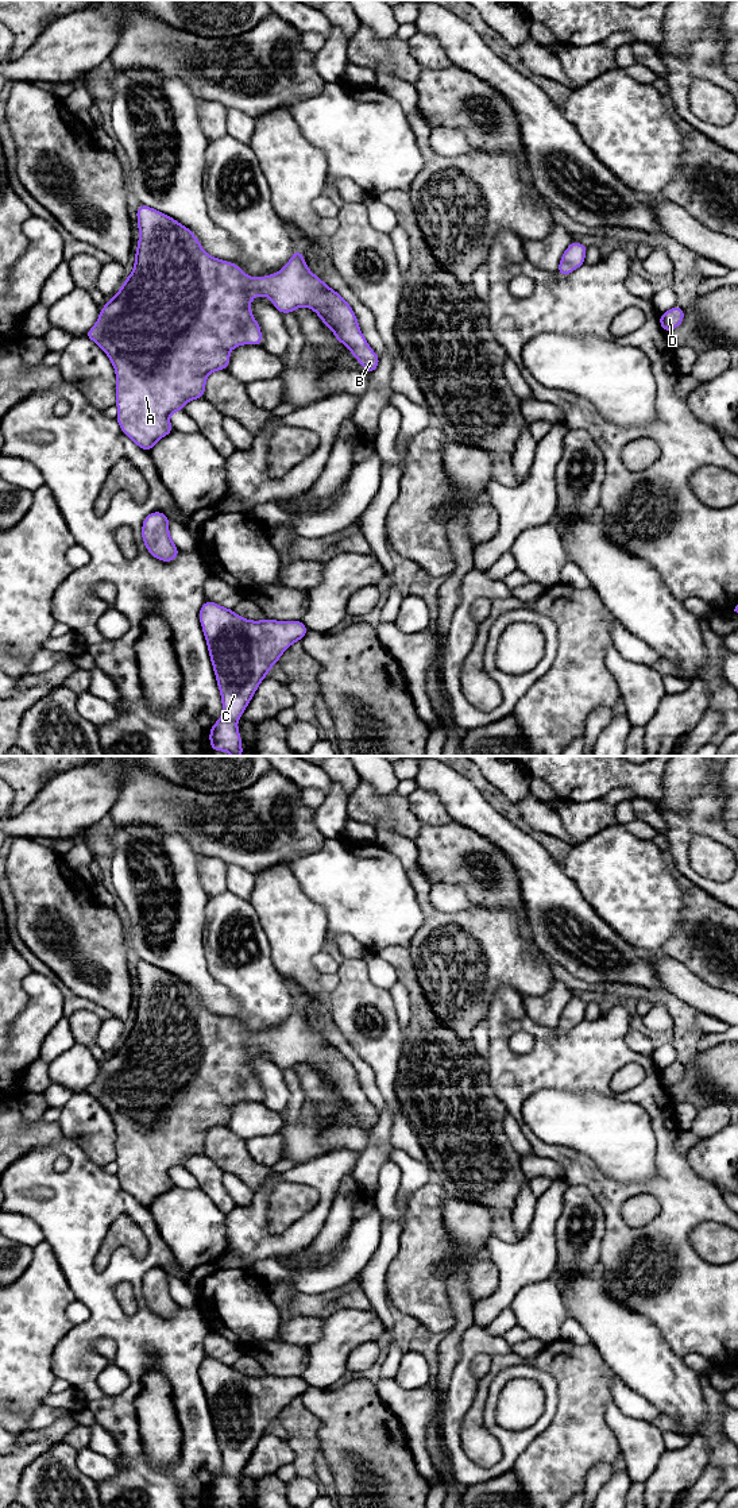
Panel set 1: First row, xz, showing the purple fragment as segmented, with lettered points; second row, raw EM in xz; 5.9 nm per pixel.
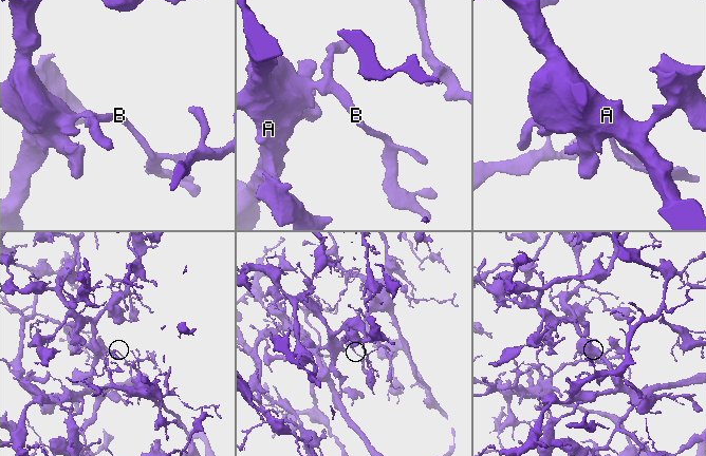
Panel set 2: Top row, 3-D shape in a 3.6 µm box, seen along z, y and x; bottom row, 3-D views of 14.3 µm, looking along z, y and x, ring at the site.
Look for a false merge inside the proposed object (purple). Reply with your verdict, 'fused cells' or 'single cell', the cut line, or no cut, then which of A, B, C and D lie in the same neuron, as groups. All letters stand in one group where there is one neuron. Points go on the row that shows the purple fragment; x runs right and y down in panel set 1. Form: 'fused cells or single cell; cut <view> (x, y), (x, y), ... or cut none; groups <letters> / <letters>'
single cell; cut none; groups A B C D

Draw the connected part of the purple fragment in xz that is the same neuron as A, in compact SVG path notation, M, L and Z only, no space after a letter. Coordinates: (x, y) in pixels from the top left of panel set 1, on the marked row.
M140 204L136 209L139 243L134 271L121 289L100 309L94 327L84 336L96 342L109 356L116 371L116 421L120 429L140 448L150 451L154 444L174 429L169 416L182 410L190 400L204 398L205 382L215 370L227 370L229 351L240 344L262 344L262 332L252 317L250 302L256 296L267 296L282 313L297 308L312 308L336 339L347 346L360 365L372 374L379 356L371 350L360 332L356 315L349 304L308 267L304 254L295 248L286 266L266 277L250 278L237 265L208 255L194 234L173 217Z

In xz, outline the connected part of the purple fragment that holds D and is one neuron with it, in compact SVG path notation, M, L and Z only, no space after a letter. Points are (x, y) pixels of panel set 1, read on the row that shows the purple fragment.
M679 305L673 306L671 311L660 315L660 325L668 332L677 328L684 319L684 309Z

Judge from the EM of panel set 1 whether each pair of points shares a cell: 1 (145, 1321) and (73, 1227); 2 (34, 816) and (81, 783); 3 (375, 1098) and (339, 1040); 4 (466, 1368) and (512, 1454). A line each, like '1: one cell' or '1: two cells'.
1: one cell
2: one cell
3: one cell
4: one cell

